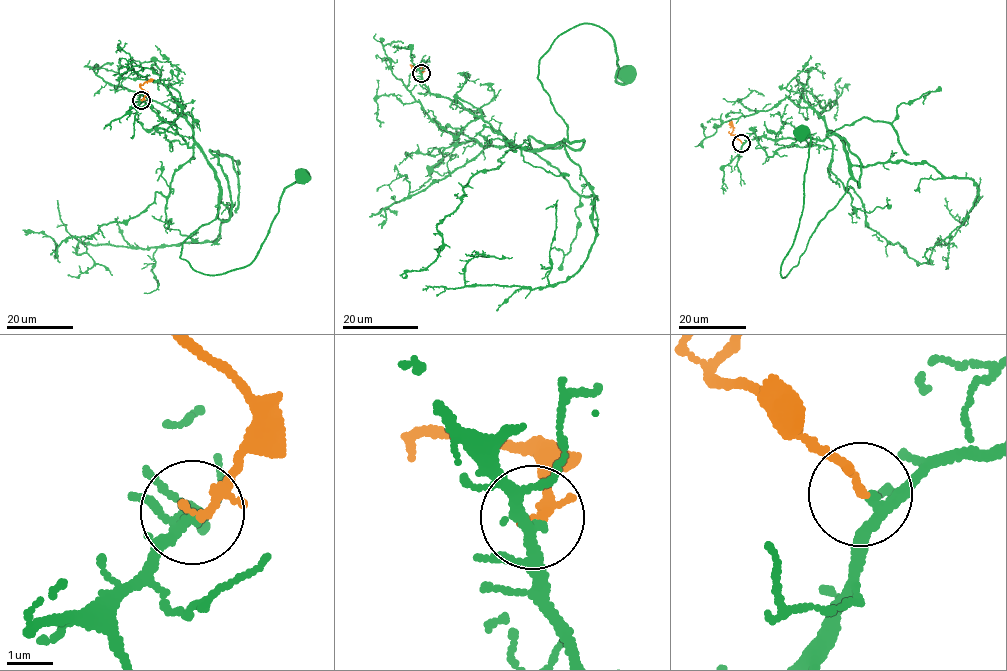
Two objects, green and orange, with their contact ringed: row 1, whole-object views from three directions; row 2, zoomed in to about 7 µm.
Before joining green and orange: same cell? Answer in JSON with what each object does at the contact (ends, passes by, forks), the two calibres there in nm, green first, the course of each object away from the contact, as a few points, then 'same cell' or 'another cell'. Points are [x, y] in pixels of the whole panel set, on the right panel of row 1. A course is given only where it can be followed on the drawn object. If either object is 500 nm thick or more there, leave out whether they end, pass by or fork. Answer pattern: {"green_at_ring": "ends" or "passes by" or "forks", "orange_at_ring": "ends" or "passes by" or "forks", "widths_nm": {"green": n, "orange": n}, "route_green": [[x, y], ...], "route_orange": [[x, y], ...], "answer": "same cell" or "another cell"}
{"green_at_ring": "forks", "orange_at_ring": "passes by", "widths_nm": {"green": 170, "orange": 130}, "route_green": [[741, 143], [762, 135], [822, 140], [830, 131], [847, 156], [847, 190], [783, 278], [811, 141], [799, 133]], "route_orange": [[741, 143], [731, 133], [732, 121]], "answer": "same cell"}

